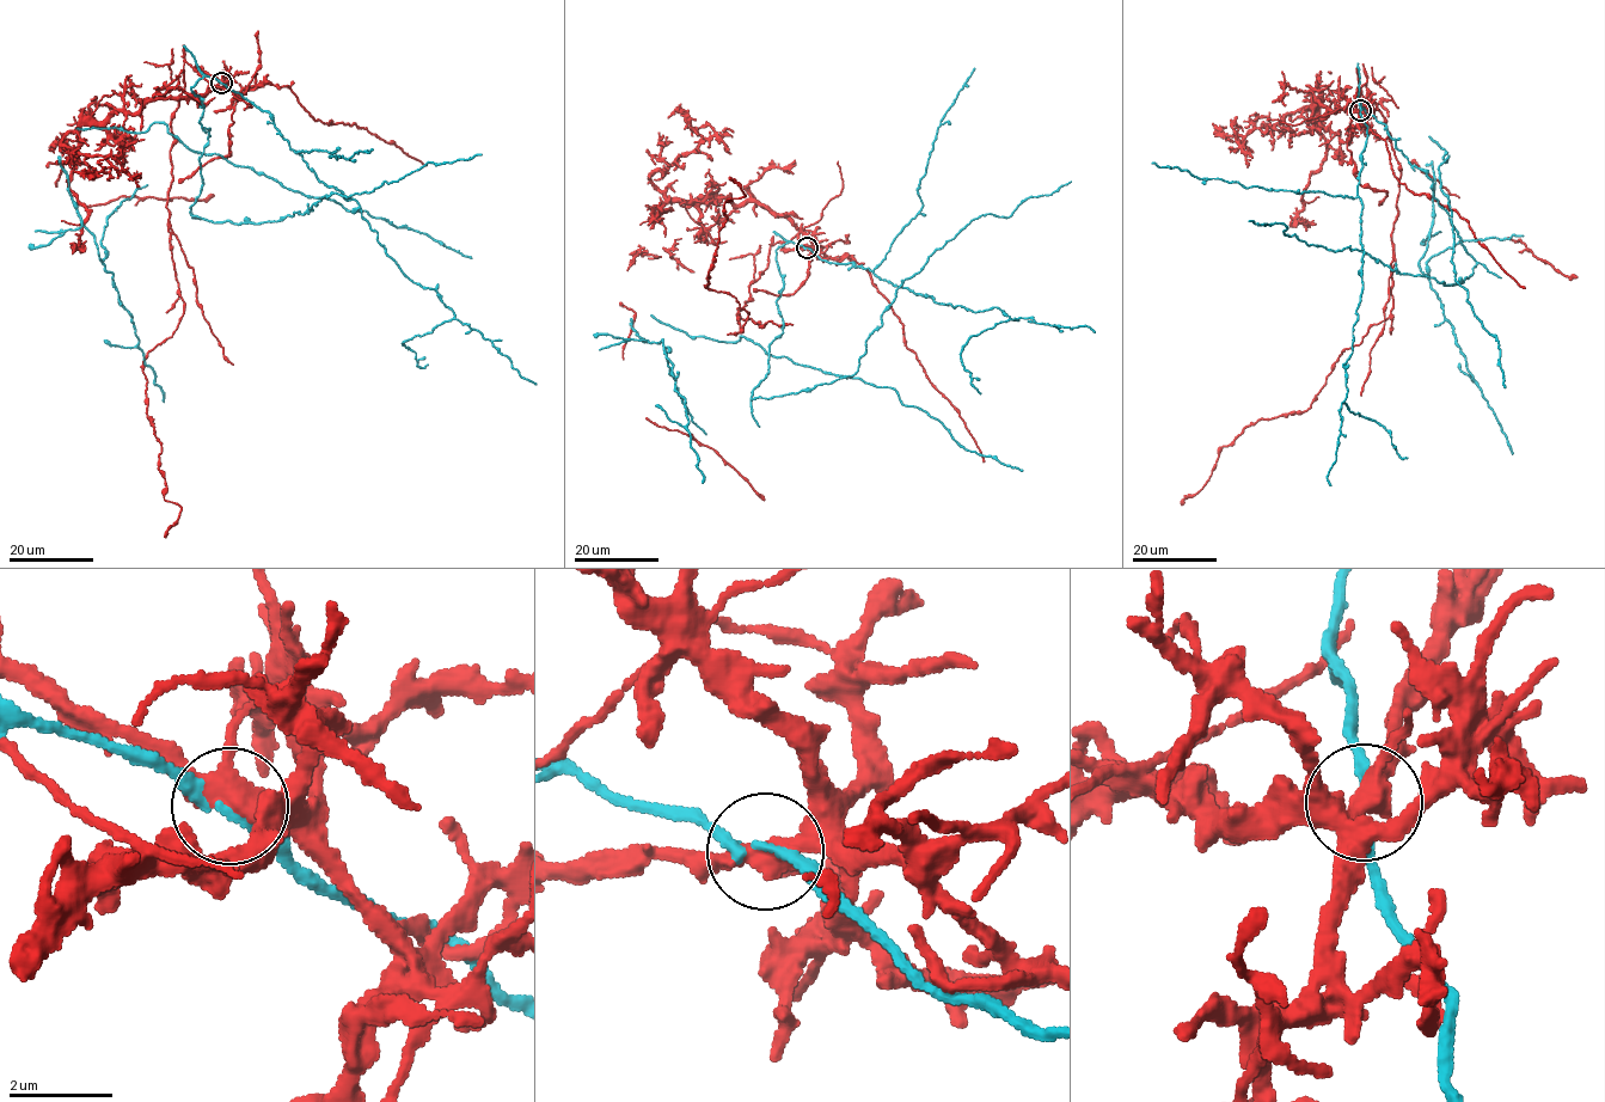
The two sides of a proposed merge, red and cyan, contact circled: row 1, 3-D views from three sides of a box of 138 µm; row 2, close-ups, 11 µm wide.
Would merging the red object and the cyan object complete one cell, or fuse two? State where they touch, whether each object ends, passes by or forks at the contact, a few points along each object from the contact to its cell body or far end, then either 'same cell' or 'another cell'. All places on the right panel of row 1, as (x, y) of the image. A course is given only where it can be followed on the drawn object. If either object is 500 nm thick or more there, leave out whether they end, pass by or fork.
place (1360, 110); red forks; cyan passes by; course red (1360, 111), (1345, 109), (1366, 83), (1401, 171), (1391, 314), (1342, 351), (1308, 409), (1224, 446), (1181, 504); course cyan (1359, 110), (1358, 99), (1432, 182), (1472, 274), (1445, 286), (1248, 221); another cell

